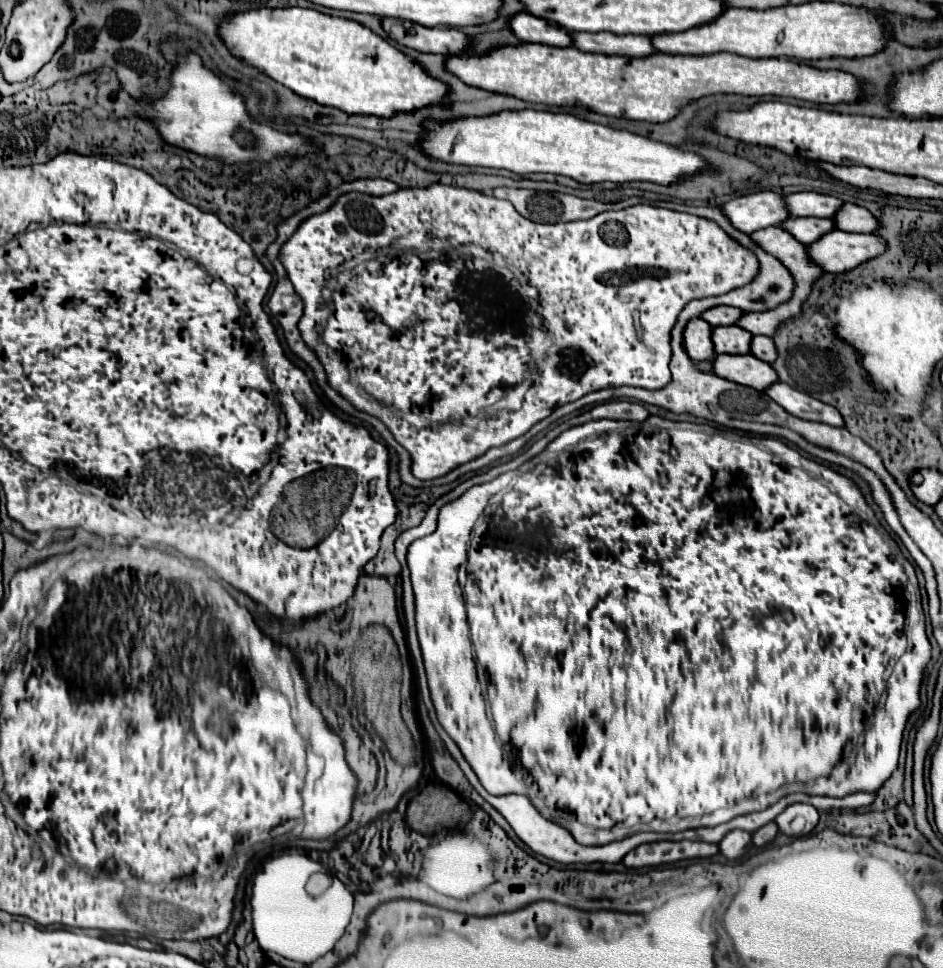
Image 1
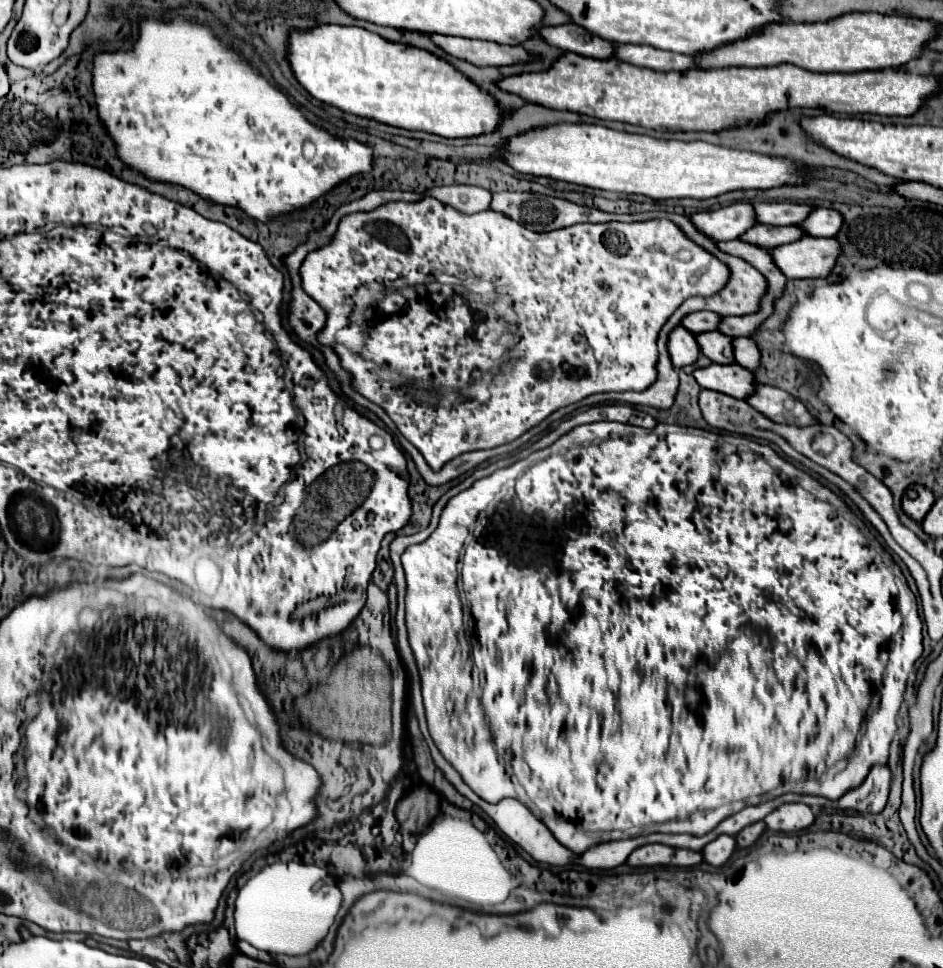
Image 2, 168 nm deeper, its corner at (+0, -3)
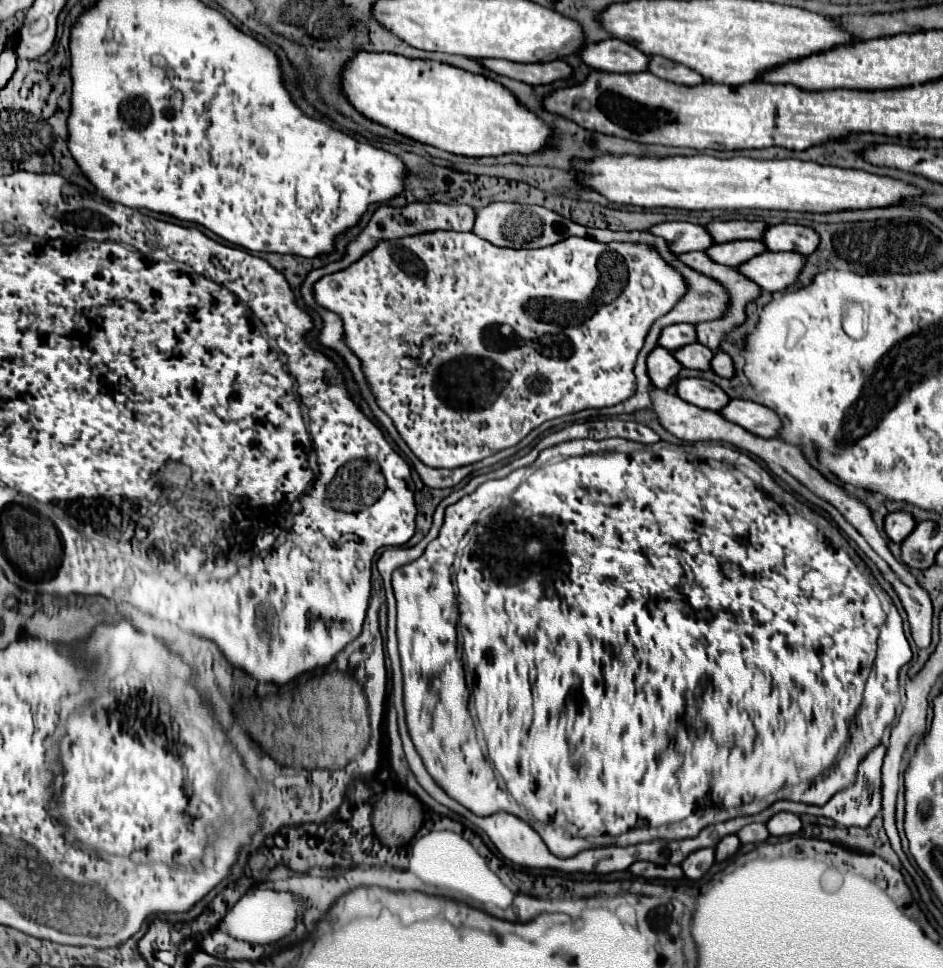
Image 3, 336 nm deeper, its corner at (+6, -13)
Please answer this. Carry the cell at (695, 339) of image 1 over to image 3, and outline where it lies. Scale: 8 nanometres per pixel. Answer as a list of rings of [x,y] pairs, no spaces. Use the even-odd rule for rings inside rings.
[[[656,347],[648,355],[646,367],[648,367],[648,377],[650,377],[652,385],[658,387],[658,389],[666,389],[682,369],[678,365],[678,361],[672,357],[672,353],[662,349],[662,347]]]

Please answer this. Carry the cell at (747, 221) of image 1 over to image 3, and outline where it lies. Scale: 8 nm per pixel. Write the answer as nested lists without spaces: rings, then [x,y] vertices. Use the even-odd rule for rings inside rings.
[[[658,223],[650,227],[648,231],[656,237],[666,239],[668,249],[674,255],[688,253],[688,251],[704,251],[710,245],[714,245],[706,229],[694,223]]]

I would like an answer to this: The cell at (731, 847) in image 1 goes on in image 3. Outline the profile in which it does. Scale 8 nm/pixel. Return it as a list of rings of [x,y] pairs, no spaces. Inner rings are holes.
[[[702,849],[694,851],[694,855],[688,855],[684,863],[680,863],[680,867],[688,879],[700,879],[710,869],[712,863],[714,863],[714,849]]]

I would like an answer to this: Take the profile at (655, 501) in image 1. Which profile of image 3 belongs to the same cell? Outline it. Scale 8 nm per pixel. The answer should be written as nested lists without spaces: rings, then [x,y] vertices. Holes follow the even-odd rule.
[[[619,439],[619,449],[606,449],[604,443],[610,441],[566,441],[542,451],[536,463],[514,471],[508,479],[482,483],[474,493],[462,497],[446,509],[440,535],[426,547],[424,555],[392,573],[392,589],[398,607],[396,635],[404,675],[406,725],[426,771],[452,799],[462,803],[474,815],[484,817],[506,809],[506,793],[502,789],[510,789],[508,785],[512,785],[515,787],[515,792],[511,794],[513,799],[542,821],[536,823],[534,829],[558,857],[574,855],[576,837],[588,835],[590,847],[596,847],[596,837],[604,839],[602,845],[618,845],[618,839],[622,839],[622,835],[630,835],[630,829],[644,827],[656,829],[652,839],[694,837],[706,825],[742,815],[742,805],[774,795],[782,791],[782,787],[806,783],[806,779],[814,779],[814,775],[826,779],[826,795],[836,795],[854,783],[858,763],[880,743],[884,729],[894,721],[896,707],[900,703],[898,671],[913,656],[904,635],[903,620],[891,597],[879,586],[845,536],[824,517],[794,499],[792,493],[784,491],[770,472],[756,465],[748,455],[742,455],[737,448],[726,447],[720,442],[677,446],[659,441],[648,450],[638,451],[632,446],[633,441]],[[475,523],[476,531],[464,547],[460,571],[454,572],[453,562],[460,539]],[[498,667],[502,667],[502,685],[498,685]],[[858,711],[862,711],[862,715],[870,715],[870,719],[858,719]],[[846,741],[848,757],[840,757],[840,761],[836,761]]]

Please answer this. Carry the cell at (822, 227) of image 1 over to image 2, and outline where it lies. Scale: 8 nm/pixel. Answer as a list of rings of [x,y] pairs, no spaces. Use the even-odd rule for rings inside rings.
[[[754,225],[752,229],[748,229],[748,233],[744,233],[740,239],[754,243],[758,247],[766,247],[772,249],[776,245],[786,245],[792,241],[798,241],[804,233],[802,227],[790,225],[790,227],[774,227],[774,225]]]

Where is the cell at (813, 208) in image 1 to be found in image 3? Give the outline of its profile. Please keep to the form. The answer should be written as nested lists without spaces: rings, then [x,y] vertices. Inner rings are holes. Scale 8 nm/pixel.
[[[712,221],[706,225],[706,231],[714,243],[728,243],[738,239],[760,239],[766,223],[760,221]]]

